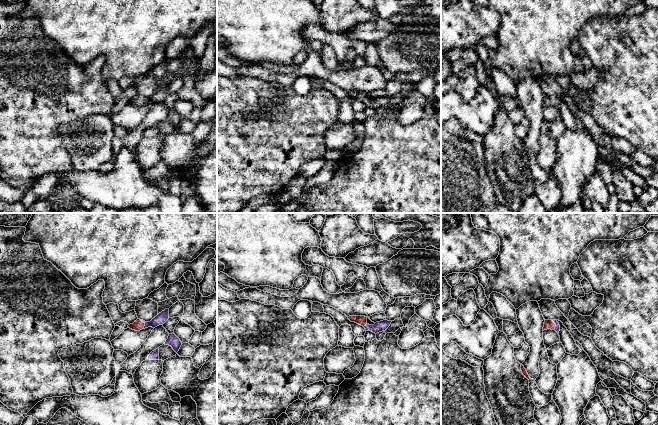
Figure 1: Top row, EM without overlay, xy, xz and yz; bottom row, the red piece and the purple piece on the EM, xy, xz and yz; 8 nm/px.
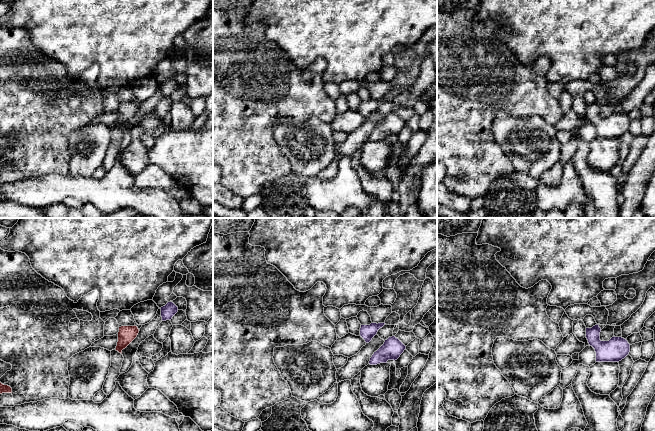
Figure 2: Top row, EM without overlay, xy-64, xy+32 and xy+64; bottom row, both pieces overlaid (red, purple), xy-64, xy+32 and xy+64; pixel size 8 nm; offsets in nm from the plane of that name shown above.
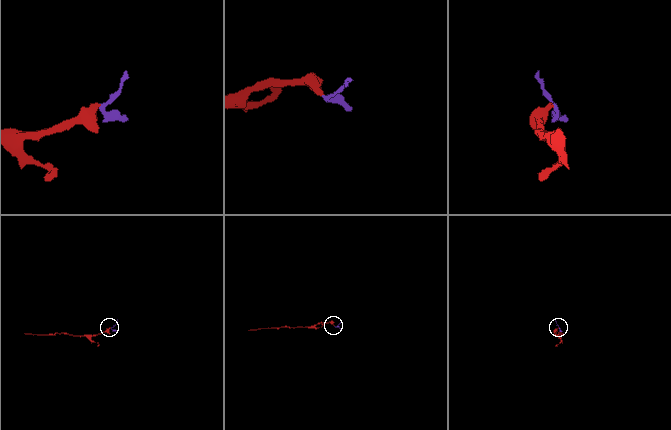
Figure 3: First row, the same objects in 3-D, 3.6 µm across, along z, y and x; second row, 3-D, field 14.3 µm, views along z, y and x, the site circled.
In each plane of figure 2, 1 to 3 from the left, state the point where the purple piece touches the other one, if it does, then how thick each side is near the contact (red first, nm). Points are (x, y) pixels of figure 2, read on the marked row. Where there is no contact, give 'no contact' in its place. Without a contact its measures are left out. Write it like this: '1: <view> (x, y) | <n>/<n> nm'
1: no contact
2: no contact
3: no contact

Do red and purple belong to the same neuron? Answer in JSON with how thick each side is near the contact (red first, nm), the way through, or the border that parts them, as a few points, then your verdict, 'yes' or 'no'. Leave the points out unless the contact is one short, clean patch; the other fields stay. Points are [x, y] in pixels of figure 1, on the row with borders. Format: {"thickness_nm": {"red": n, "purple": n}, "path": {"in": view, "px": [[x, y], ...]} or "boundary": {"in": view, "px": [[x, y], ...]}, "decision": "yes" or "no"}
{"thickness_nm": {"red": 90, "purple": 90}, "path": {"in": "xy", "px": [[138, 325], [144, 324], [151, 324], [161, 318]]}, "decision": "yes"}

